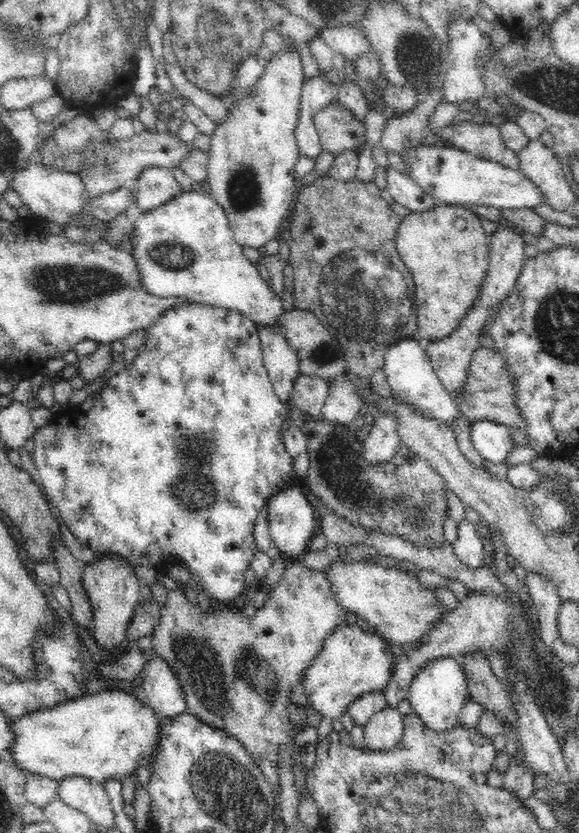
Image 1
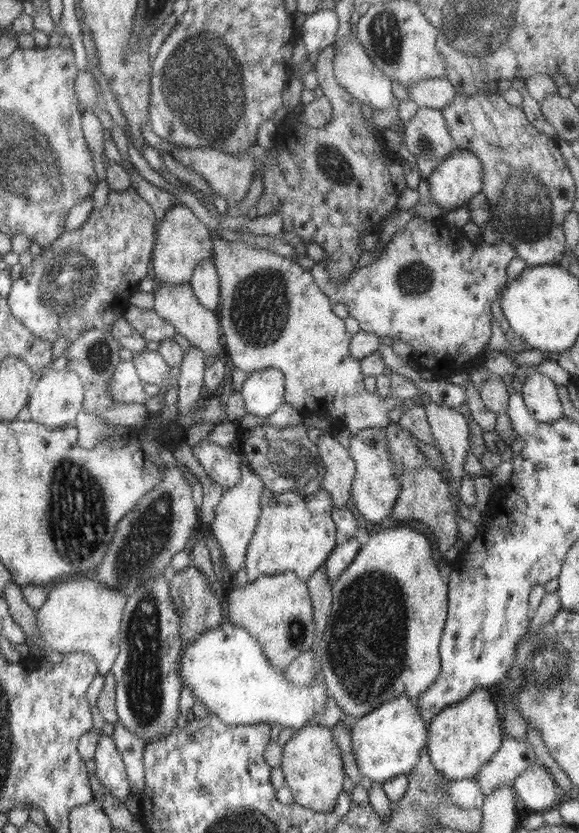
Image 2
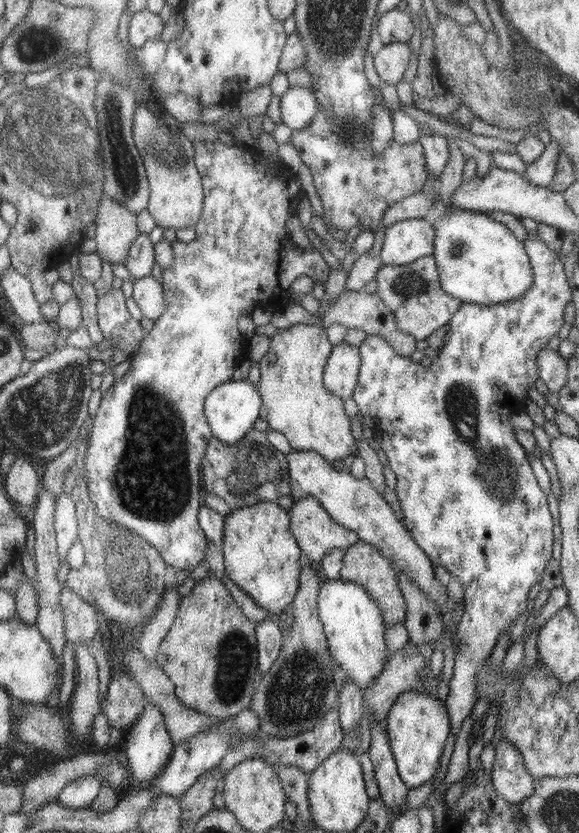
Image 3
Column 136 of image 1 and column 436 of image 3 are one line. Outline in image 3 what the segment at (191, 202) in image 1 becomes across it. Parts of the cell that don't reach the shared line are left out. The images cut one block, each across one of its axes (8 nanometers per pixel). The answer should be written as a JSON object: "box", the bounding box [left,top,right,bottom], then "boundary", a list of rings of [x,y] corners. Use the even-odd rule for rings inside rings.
{"box":[432,208,534,305],"boundary":[[[454,208],[442,213],[432,225],[435,227],[435,250],[432,256],[439,264],[443,290],[462,303],[502,305],[524,296],[534,285],[534,268],[525,243],[518,240],[506,225],[488,214]]]}

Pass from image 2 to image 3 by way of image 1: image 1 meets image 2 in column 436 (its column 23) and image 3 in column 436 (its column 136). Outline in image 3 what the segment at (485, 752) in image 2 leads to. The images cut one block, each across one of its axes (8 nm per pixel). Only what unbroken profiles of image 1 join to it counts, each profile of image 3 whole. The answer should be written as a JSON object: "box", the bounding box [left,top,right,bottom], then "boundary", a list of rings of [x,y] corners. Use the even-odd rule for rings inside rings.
{"box":[383,691,452,789],"boundary":[[[406,691],[392,704],[383,722],[386,723],[392,752],[403,781],[415,789],[426,784],[440,767],[440,756],[452,729],[446,702],[436,697],[435,693]]]}

